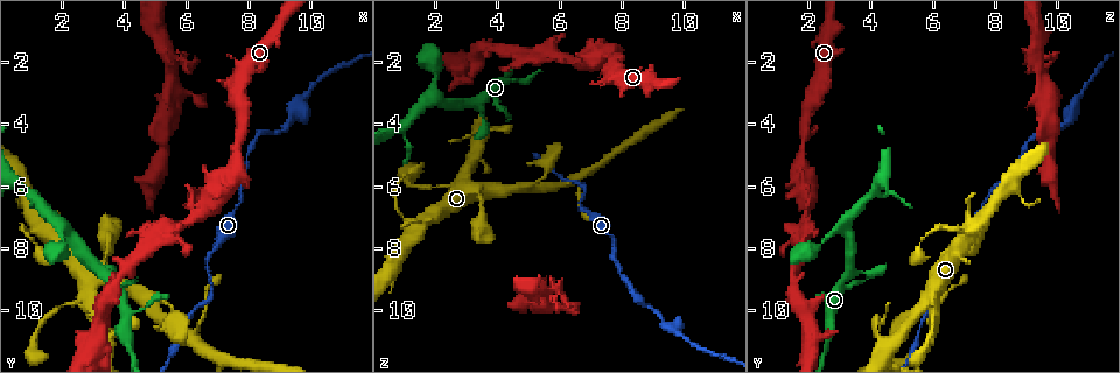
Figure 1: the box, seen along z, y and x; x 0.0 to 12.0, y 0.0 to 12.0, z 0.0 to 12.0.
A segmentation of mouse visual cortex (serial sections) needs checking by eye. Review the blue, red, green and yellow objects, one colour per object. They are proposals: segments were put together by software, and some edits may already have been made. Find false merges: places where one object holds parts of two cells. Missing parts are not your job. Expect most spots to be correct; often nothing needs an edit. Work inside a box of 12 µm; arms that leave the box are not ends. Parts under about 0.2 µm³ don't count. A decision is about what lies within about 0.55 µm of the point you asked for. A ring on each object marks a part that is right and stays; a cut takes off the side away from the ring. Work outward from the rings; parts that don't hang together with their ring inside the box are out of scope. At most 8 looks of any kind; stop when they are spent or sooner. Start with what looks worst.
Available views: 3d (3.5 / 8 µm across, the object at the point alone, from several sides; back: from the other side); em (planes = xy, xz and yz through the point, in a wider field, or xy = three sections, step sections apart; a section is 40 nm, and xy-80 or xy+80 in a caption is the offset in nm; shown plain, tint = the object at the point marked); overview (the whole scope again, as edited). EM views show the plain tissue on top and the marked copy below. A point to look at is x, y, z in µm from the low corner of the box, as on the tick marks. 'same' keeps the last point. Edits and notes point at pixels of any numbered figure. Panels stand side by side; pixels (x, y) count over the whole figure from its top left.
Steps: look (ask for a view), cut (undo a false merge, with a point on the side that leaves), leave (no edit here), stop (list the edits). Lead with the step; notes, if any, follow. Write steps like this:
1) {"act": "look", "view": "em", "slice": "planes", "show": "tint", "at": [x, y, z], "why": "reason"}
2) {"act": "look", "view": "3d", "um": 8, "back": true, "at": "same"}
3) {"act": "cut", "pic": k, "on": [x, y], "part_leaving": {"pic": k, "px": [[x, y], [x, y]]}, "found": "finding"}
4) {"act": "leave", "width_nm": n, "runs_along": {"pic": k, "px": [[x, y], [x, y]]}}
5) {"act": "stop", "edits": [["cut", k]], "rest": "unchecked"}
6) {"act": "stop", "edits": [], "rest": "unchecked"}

{"act": "look", "view": "3d", "um": 3.5, "at": [10.0, 2.8, 10.9], "why": "thick turns thin"}

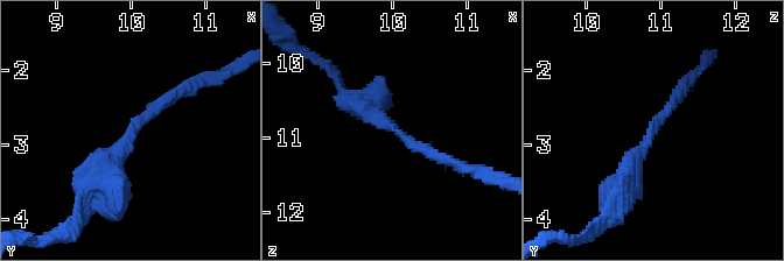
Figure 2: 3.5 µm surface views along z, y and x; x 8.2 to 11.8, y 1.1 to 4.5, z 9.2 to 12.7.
{"act": "look", "view": "em", "slice": "xy", "step": 2, "show": "tint", "at": [10.00, 2.90, 10.85], "arm_widths_nm": [200, 350]}

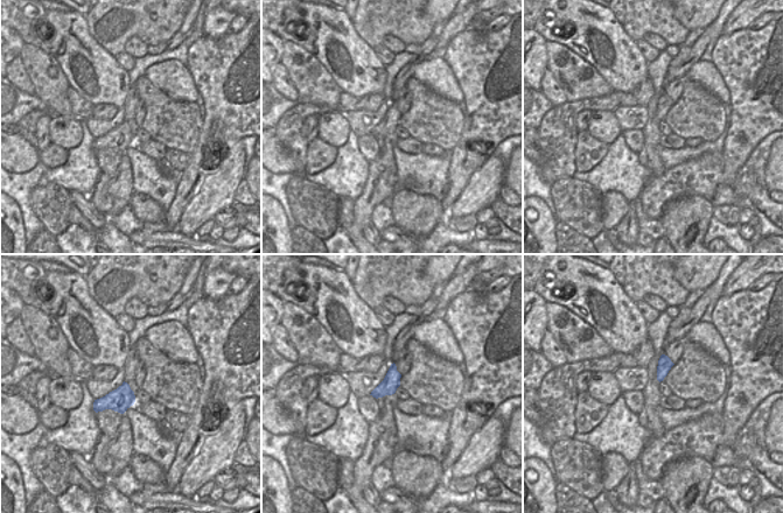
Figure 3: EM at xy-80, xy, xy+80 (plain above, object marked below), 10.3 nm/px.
{"act": "leave", "width_nm": 170, "runs_along": {"pic": 2, "px": [[84, 195], [131, 131], [181, 91]]}, "found": "one cell here"}

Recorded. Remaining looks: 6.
{"act": "look", "view": "3d", "um": 3.5, "at": [6.8, 8.1, 6.8], "why": "thick turns thin"}

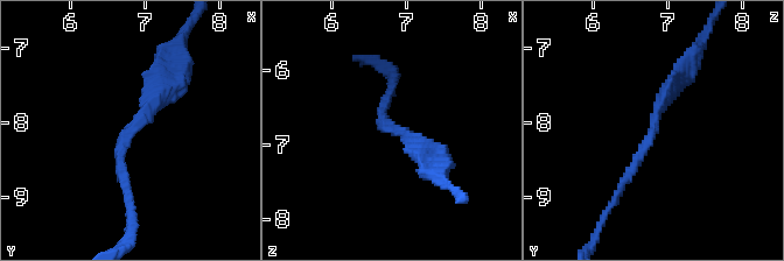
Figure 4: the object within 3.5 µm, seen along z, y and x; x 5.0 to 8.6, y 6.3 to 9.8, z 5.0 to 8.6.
{"act": "look", "view": "em", "slice": "planes", "show": "tint", "at": [6.85, 8.00, 6.80], "arm_widths_nm": [150, 250], "why": "now the EM"}

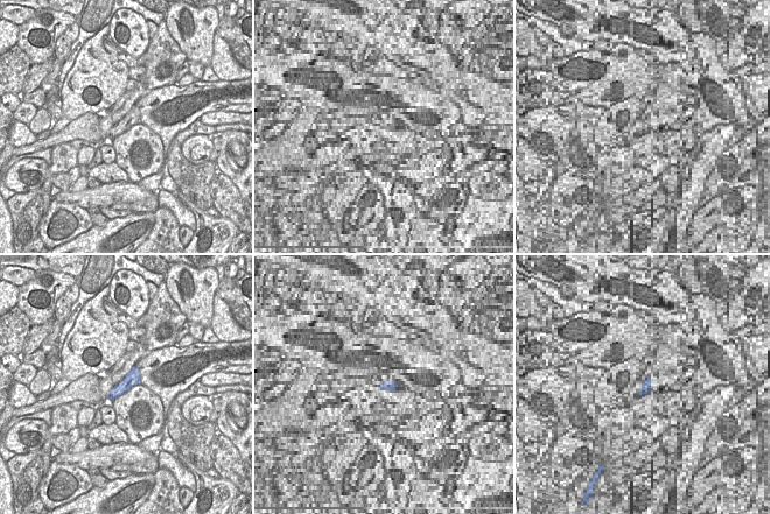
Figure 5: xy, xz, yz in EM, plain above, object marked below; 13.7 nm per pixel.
{"act": "leave", "runs_along": {"pic": 4, "px": [[687, 69], [618, 190]]}, "found": "all the same cell"}

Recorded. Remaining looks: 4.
{"act": "look", "view": "3d", "um": 8, "at": [4.0, 10.8, 2.7], "why": "thick turns thin"}

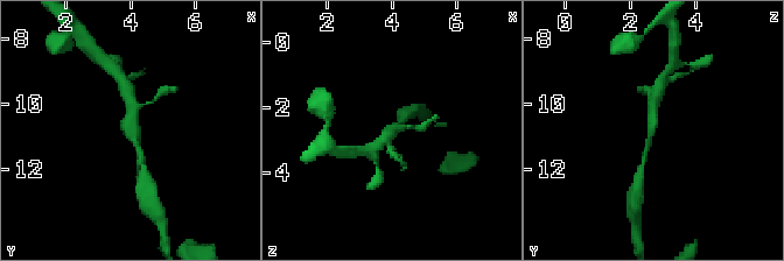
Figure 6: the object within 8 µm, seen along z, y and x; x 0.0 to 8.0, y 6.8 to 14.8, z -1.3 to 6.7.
{"act": "look", "view": "3d", "um": 3.5, "at": [4.0, 10.9, 2.7]}

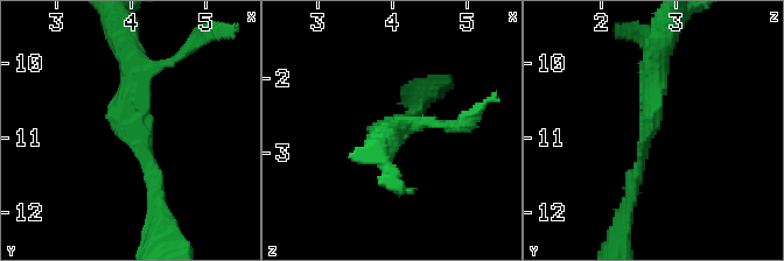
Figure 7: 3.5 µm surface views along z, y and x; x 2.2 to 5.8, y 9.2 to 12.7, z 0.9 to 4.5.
{"act": "look", "view": "em", "slice": "xy", "step": 2, "show": "tint", "at": [4.00, 10.90, 2.65], "arm_widths_nm": [150, 300]}

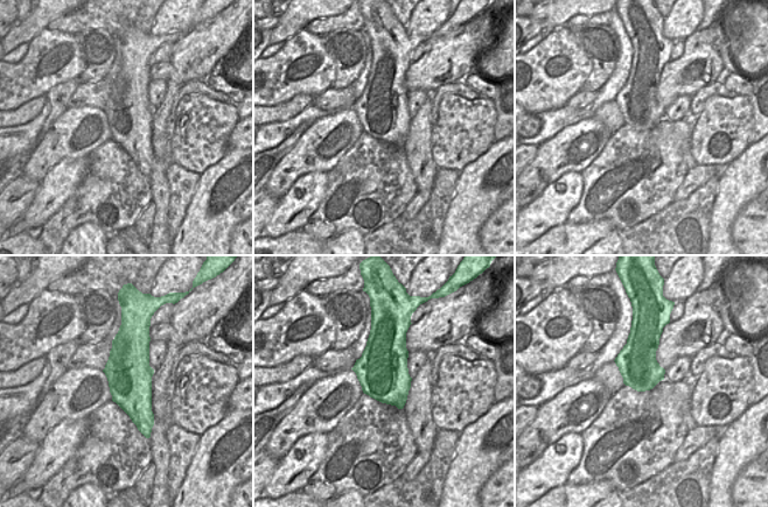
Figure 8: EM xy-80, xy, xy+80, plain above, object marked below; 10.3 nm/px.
{"act": "leave", "runs_along": {"pic": 7, "px": [[124, 39], [131, 128], [160, 196]]}, "found": "continuous, no second cell"}

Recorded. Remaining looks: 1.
{"act": "stop", "edits": [], "rest": "unchecked"}

